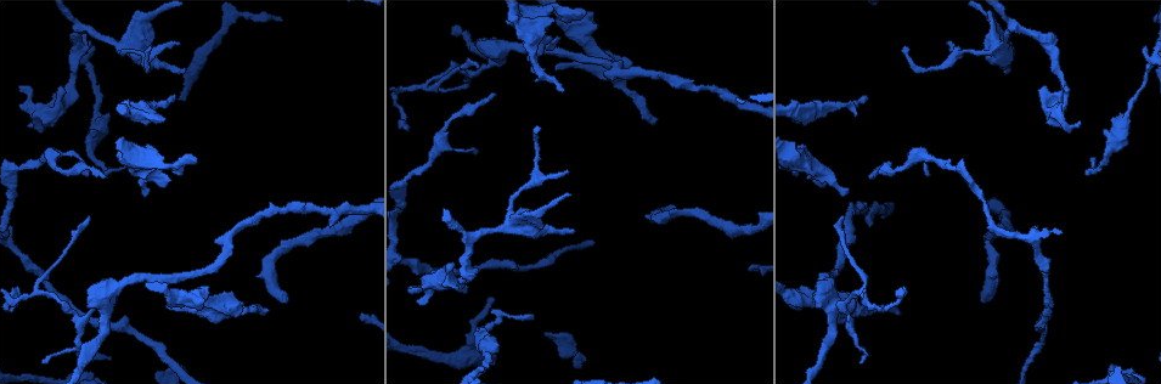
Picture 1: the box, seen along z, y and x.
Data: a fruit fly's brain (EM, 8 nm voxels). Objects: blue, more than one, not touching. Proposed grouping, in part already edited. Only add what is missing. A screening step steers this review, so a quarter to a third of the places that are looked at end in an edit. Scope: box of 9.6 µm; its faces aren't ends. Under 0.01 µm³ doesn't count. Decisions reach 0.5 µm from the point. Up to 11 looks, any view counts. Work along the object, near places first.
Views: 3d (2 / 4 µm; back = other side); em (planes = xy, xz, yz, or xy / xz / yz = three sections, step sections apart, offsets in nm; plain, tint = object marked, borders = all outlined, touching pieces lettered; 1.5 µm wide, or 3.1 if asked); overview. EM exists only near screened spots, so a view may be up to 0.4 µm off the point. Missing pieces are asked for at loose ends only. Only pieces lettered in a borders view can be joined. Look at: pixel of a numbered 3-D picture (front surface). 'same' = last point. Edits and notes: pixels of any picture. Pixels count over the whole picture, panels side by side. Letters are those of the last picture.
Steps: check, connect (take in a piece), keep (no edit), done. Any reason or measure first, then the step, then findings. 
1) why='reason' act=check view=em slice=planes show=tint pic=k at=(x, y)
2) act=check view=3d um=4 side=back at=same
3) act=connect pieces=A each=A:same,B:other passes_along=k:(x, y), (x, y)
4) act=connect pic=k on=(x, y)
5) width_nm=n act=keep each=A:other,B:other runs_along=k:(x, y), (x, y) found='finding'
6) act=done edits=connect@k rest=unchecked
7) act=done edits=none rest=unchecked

why='an open end' act=check view=em slice=planes show=borders pic=1 at=(285, 303)

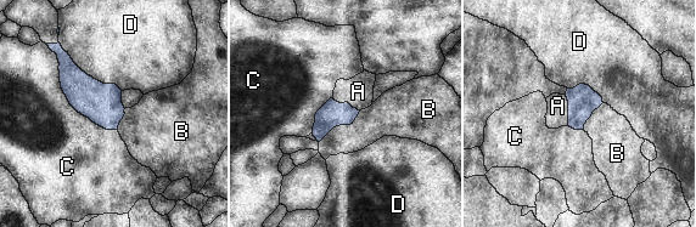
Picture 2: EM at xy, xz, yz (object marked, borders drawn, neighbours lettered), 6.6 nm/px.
width_nm=170 act=connect pieces=A each=A:same,B:other,C:other,D:other found='it goes on there'

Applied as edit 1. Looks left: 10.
why='tapers out' act=check view=em slice=xy step=4 show=borders pic=1 at=(533, 320)

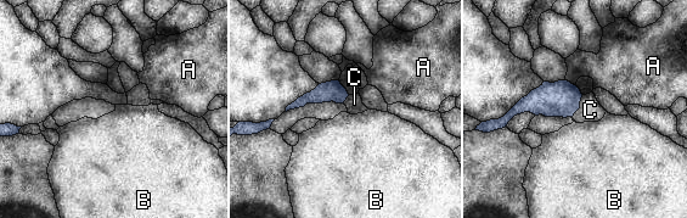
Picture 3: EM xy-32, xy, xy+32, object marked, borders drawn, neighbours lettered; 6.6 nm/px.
why='cut it another way' act=check view=em slice=xz step=4 show=borders at=same

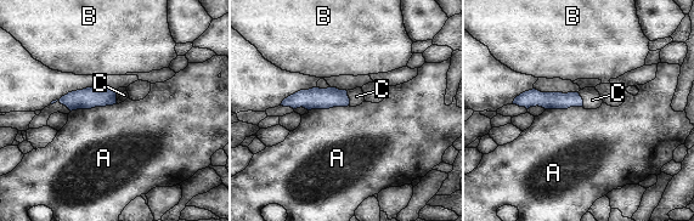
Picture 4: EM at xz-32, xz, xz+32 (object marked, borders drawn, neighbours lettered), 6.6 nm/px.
act=connect pieces=C each=A:other,B:other,C:same passes_along=4:(314, 98), (349, 98), (356, 96) found='the cell continues'

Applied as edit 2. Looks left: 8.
why='redraw' act=check view=overview

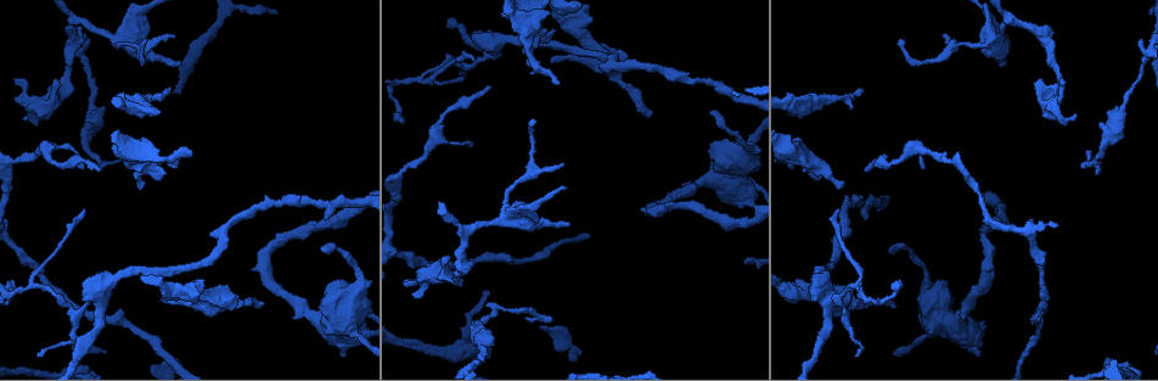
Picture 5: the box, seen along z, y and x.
why='free end' act=check view=em um=3.1 slice=planes show=borders pic=5 at=(22, 119)

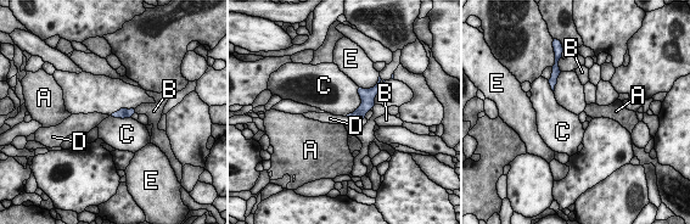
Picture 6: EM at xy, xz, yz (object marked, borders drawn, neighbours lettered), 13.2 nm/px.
act=keep each=A:other,B:other,C:other,D:other,E:other found='none of them fits'

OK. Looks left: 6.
why='thin end' act=check view=em slice=xy step=4 show=borders pic=5 at=(84, 208)

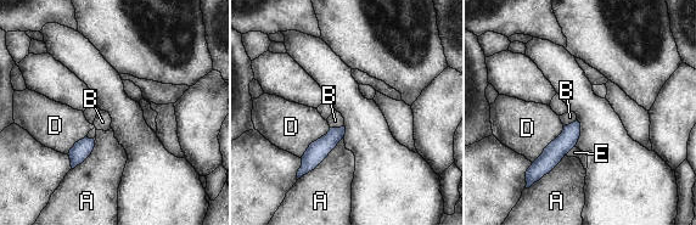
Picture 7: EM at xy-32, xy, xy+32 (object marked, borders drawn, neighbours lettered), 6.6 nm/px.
act=keep each=A:other,B:other,D:other,E:other found='none of them fits'

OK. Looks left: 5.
act=done edits=connect@2,connect@4 rest=unchecked

